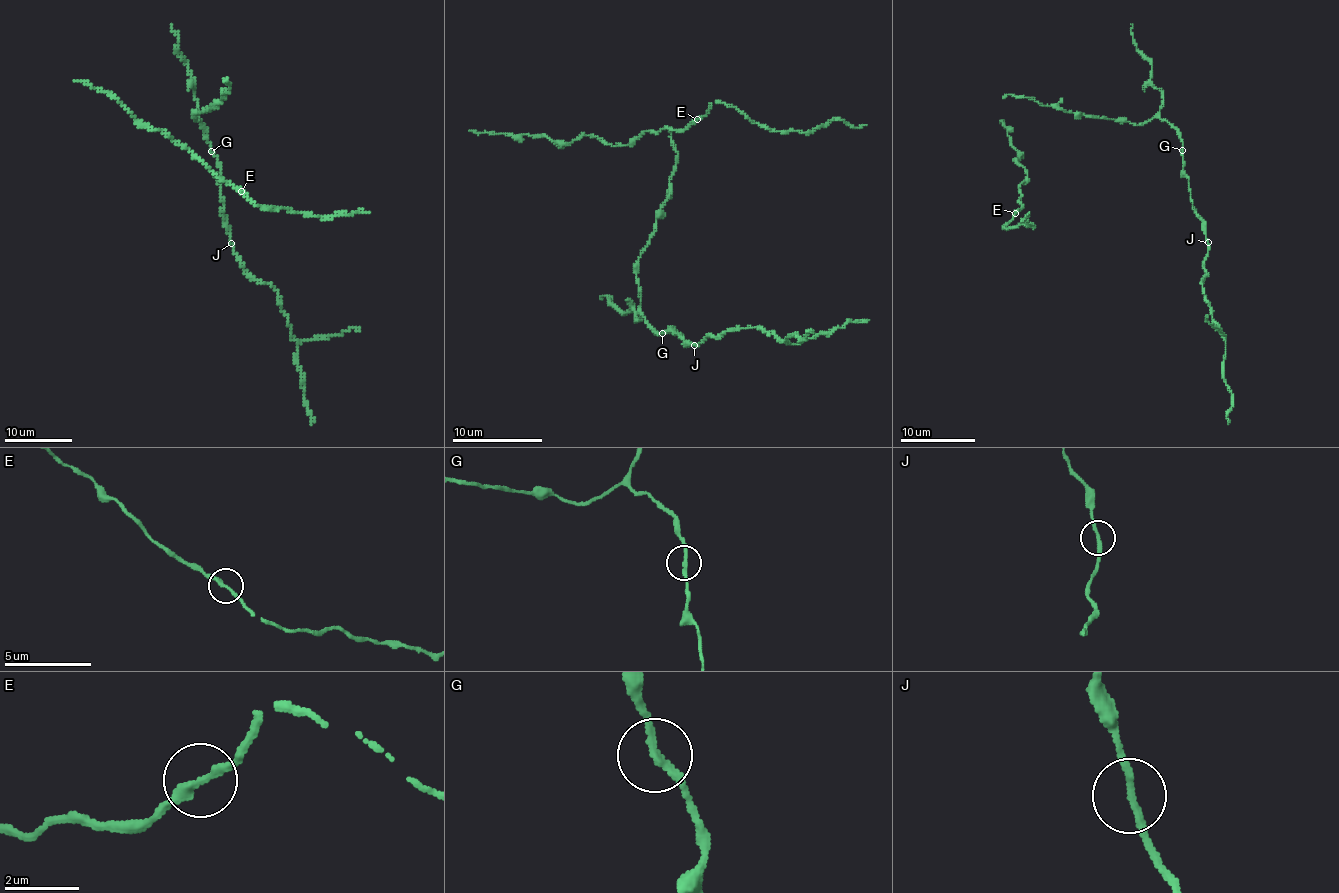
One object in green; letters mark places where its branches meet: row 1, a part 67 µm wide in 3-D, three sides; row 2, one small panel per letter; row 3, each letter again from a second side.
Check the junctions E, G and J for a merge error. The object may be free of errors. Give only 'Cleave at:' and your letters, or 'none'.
Cleave at: none

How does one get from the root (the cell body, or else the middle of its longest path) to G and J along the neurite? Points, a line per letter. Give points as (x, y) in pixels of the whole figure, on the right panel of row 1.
G: (1148, 119), (1160, 117), (1177, 131), (1183, 150)
J: (1148, 119), (1160, 117), (1177, 131), (1182, 143), (1183, 173), (1189, 180), (1192, 209), (1202, 221), (1208, 242)

